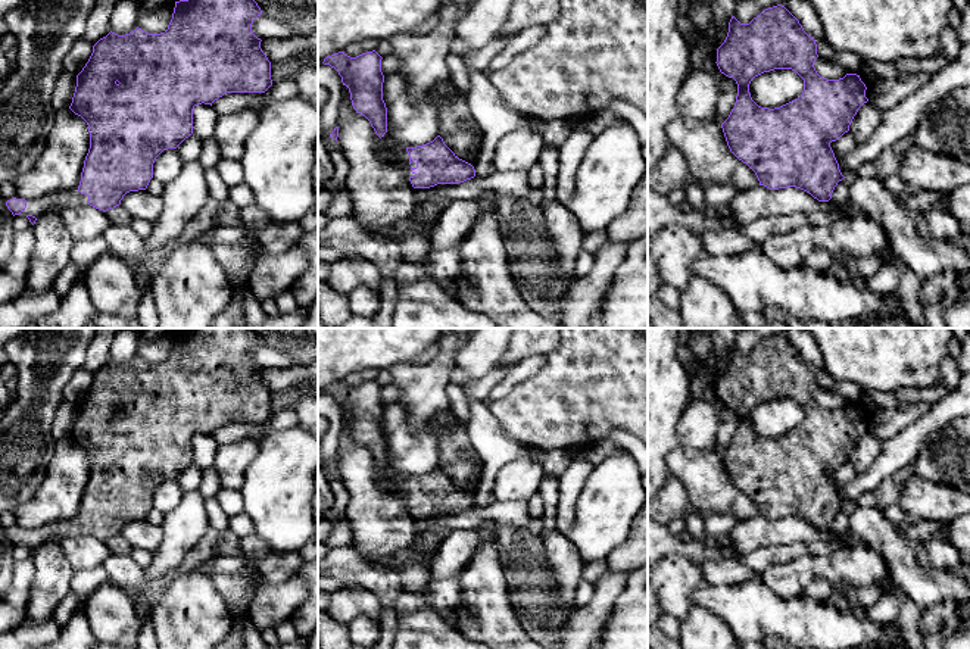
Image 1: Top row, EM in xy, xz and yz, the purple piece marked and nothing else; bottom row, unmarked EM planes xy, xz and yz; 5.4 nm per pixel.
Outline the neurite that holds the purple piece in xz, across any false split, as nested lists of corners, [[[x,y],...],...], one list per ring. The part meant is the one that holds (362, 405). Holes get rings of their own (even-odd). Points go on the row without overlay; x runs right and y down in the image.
[[[375,380],[362,383],[356,387],[339,381],[327,386],[322,391],[339,402],[343,415],[349,418],[353,439],[369,450],[380,468],[387,462],[381,389],[383,387]]]

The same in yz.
[[[777,334],[762,340],[749,353],[732,346],[715,393],[721,403],[737,414],[734,437],[721,453],[730,481],[755,502],[760,515],[770,519],[796,517],[818,531],[829,531],[838,512],[845,508],[830,472],[849,461],[854,446],[868,428],[867,416],[857,403],[839,409],[820,406],[814,397],[817,387],[815,369],[785,336]],[[774,399],[795,400],[804,409],[804,421],[780,437],[761,437],[752,430],[749,414]]]

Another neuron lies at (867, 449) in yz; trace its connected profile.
[[[870,431],[864,433],[854,446],[849,462],[857,474],[864,474],[883,450],[883,441]]]

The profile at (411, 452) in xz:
[[[399,403],[384,406],[383,430],[387,437],[387,462],[381,478],[402,480],[433,471],[439,465],[439,443],[445,428],[428,421],[419,428],[408,422],[406,409]]]

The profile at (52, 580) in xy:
[[[57,540],[38,546],[31,559],[35,574],[31,583],[25,623],[40,623],[50,618],[57,603],[72,590],[71,578],[75,570],[68,562]]]

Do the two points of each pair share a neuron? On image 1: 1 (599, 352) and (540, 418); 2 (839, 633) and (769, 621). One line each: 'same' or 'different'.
1: same
2: same

